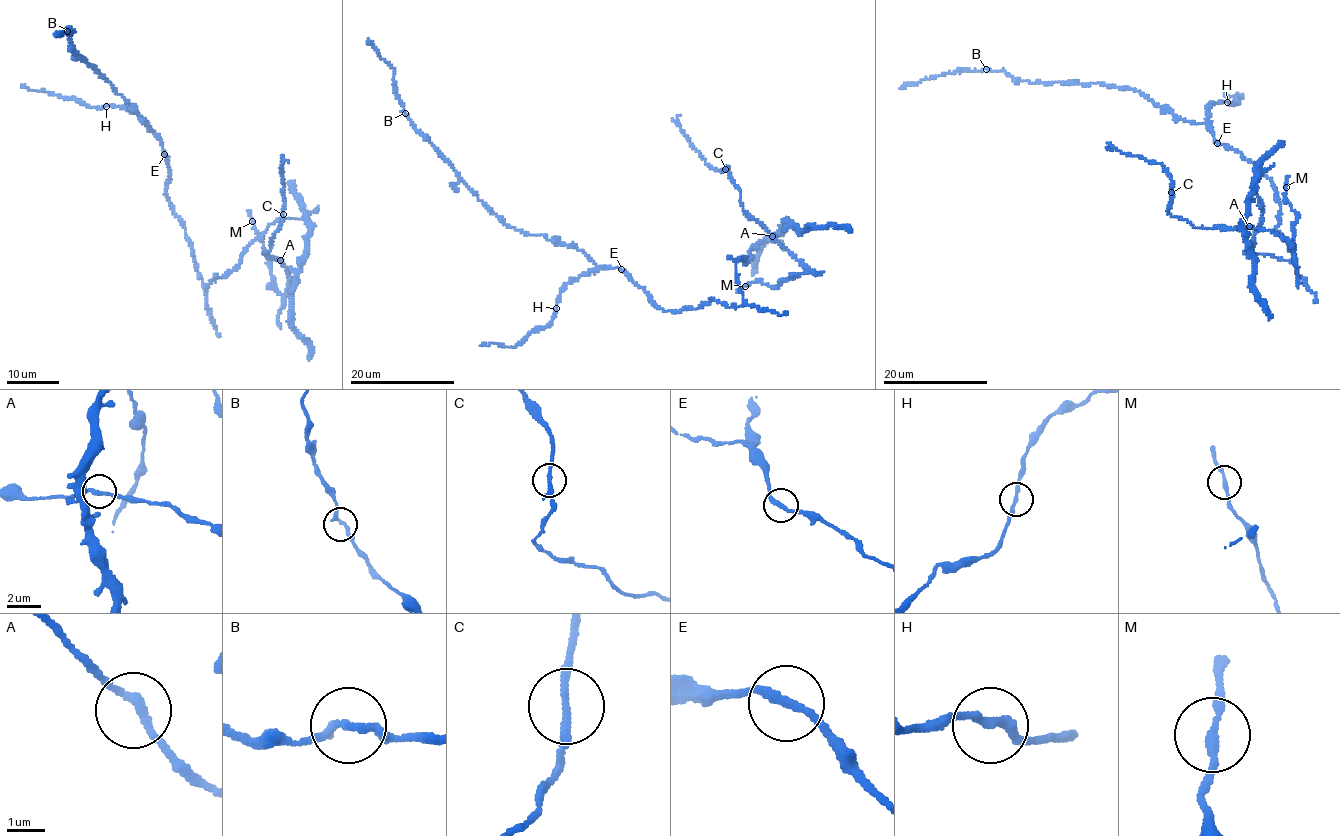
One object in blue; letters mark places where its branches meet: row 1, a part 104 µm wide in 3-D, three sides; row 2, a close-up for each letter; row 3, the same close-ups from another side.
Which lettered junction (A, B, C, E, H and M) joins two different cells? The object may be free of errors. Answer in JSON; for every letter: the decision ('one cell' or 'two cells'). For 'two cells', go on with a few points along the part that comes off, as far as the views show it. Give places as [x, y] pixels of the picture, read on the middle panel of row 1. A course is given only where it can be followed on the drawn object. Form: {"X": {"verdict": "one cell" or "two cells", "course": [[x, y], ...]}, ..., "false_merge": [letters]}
{"A": {"verdict": "one cell"}, "B": {"verdict": "one cell"}, "C": {"verdict": "one cell"}, "E": {"verdict": "one cell"}, "H": {"verdict": "one cell"}, "M": {"verdict": "one cell"}, "false_merge": []}

